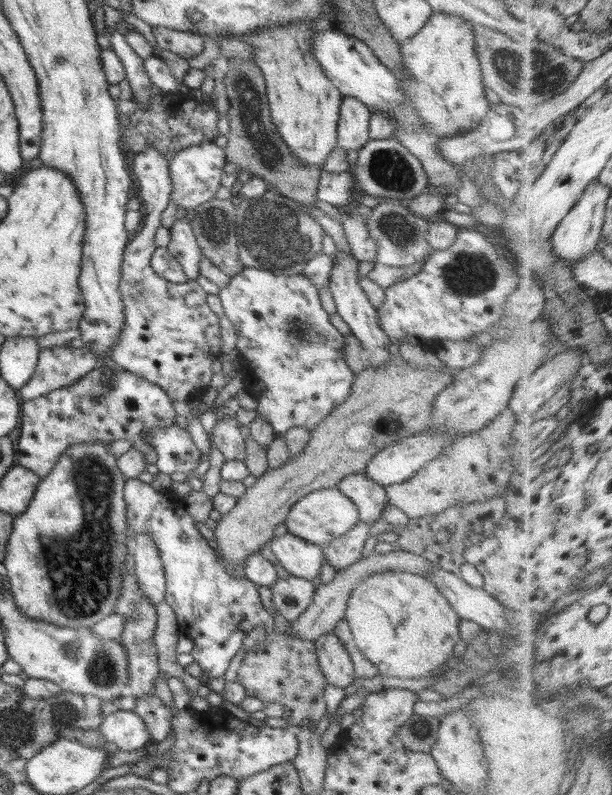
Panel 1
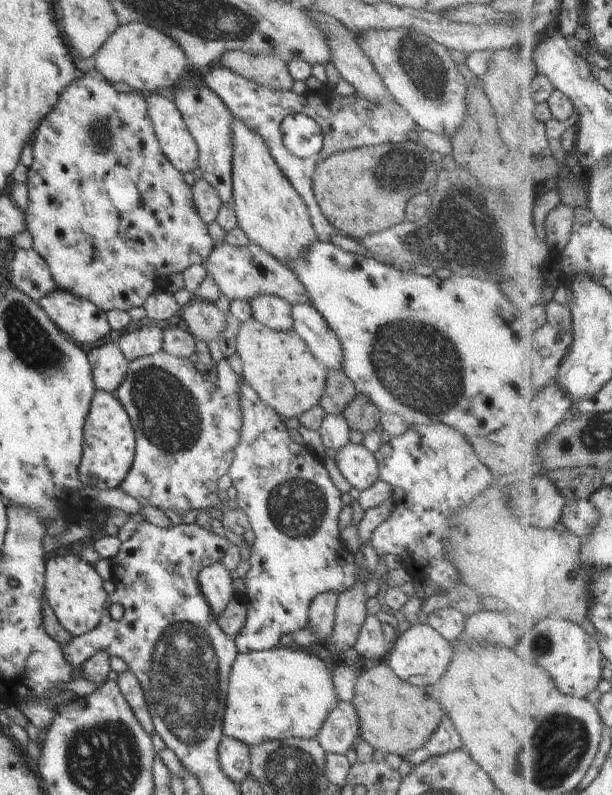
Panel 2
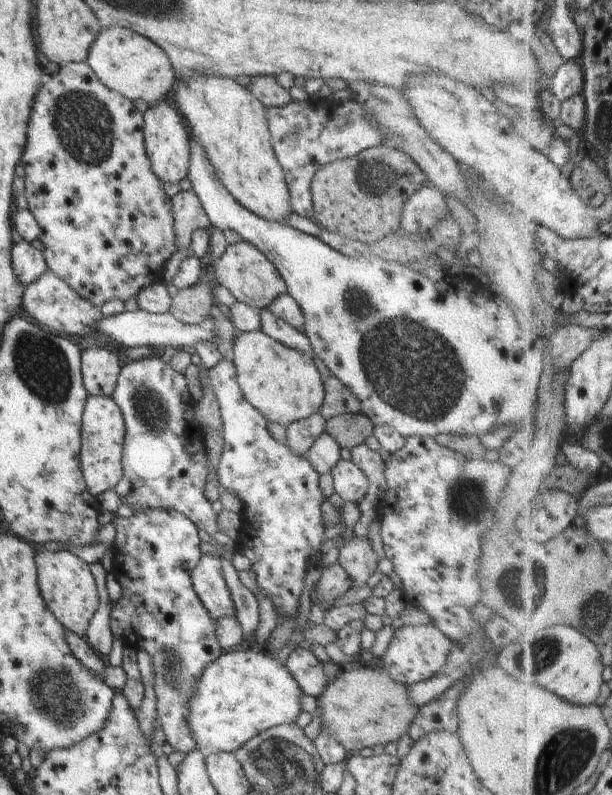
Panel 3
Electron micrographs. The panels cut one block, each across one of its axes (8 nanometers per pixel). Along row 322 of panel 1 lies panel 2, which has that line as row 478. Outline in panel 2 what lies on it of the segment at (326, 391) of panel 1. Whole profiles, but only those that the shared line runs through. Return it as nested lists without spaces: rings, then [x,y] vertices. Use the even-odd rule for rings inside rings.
[[[234,356],[226,359],[233,371],[241,378],[241,385],[243,386],[239,391],[241,402],[241,439],[238,446],[235,448],[233,454],[233,461],[229,468],[229,476],[232,479],[232,484],[237,490],[238,509],[243,510],[249,518],[251,529],[253,530],[255,539],[252,546],[249,548],[251,555],[249,560],[249,569],[244,576],[244,586],[246,586],[246,593],[241,596],[241,602],[245,606],[245,625],[242,630],[235,636],[235,645],[238,653],[247,653],[254,651],[265,651],[274,647],[280,646],[279,640],[282,634],[292,634],[297,630],[306,628],[309,623],[309,604],[322,593],[337,593],[340,596],[344,591],[347,591],[355,585],[359,580],[358,576],[361,572],[361,566],[357,561],[357,556],[350,552],[341,539],[340,527],[338,527],[338,514],[342,510],[342,493],[334,485],[330,479],[330,475],[324,467],[324,461],[318,455],[309,449],[306,445],[298,444],[292,440],[288,434],[285,421],[280,420],[279,414],[274,412],[261,398],[255,393],[255,390],[243,380],[241,376],[243,366],[240,358]]]

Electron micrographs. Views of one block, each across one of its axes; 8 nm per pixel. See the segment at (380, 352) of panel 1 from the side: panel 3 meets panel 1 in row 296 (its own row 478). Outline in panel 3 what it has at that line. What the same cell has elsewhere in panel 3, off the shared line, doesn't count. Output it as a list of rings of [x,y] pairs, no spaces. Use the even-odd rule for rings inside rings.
[[[340,459],[330,472],[334,490],[345,502],[358,504],[367,492],[368,478],[352,459]]]

